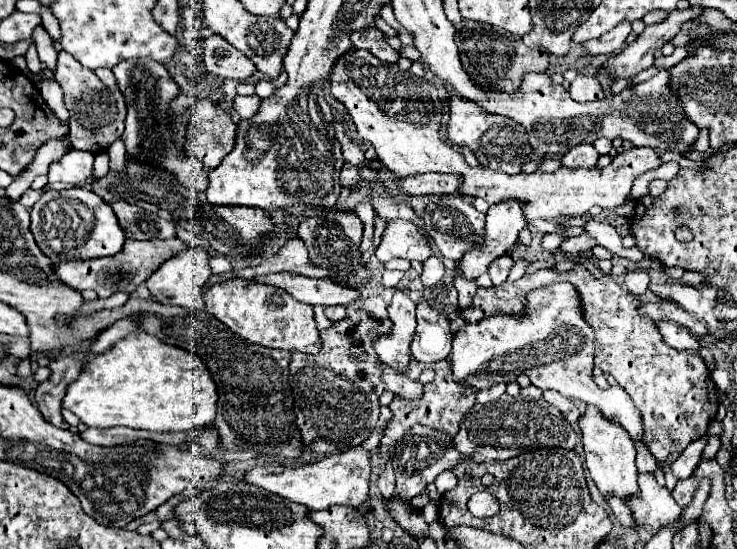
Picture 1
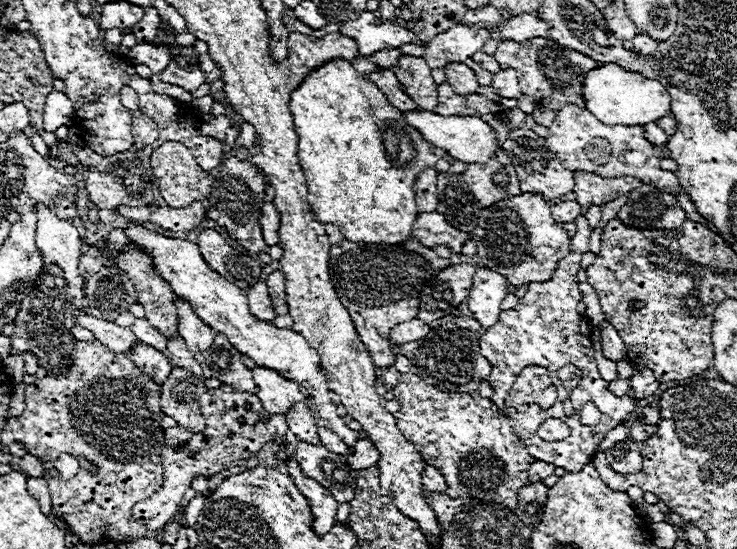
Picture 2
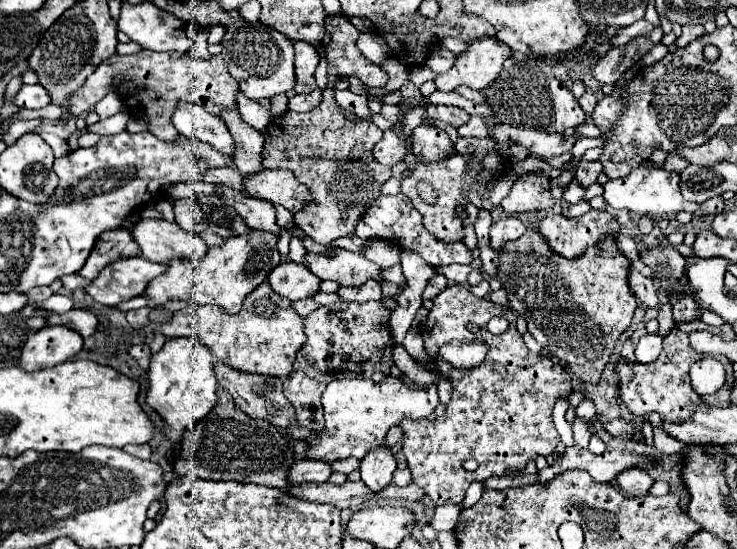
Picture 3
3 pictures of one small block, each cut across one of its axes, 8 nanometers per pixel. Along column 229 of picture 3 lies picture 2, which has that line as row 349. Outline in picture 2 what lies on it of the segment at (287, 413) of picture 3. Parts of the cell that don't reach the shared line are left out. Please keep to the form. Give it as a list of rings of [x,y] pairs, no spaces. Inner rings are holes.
[[[346,238],[330,246],[330,276],[334,290],[346,306],[358,338],[364,342],[376,366],[394,364],[396,354],[392,354],[392,346],[388,346],[390,328],[398,322],[416,318],[420,306],[418,294],[424,282],[446,266],[450,266],[448,258],[436,256],[414,238],[408,238],[402,246],[356,244]]]

